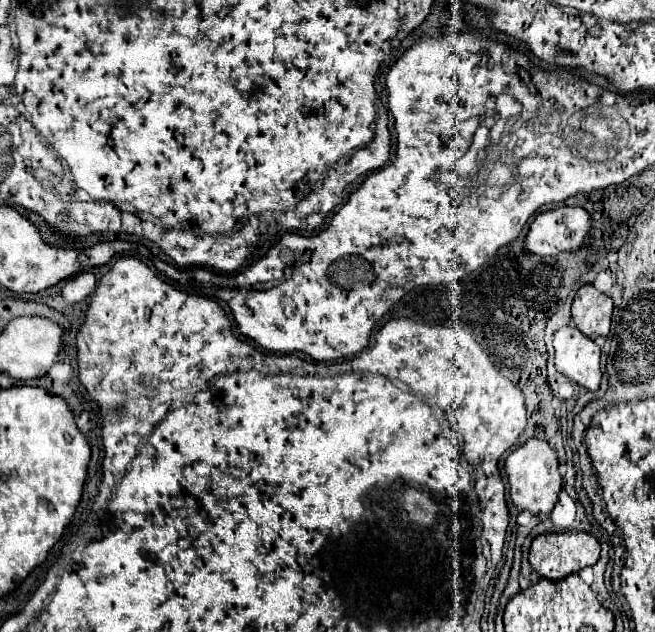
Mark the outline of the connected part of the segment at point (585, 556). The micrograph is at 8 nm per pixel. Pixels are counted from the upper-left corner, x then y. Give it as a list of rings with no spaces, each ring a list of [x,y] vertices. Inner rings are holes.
[[[561,531],[561,533],[543,533],[537,535],[531,543],[529,563],[535,571],[539,571],[547,579],[563,579],[569,573],[577,573],[587,565],[595,565],[599,561],[599,541],[591,533],[573,533],[573,531]]]

